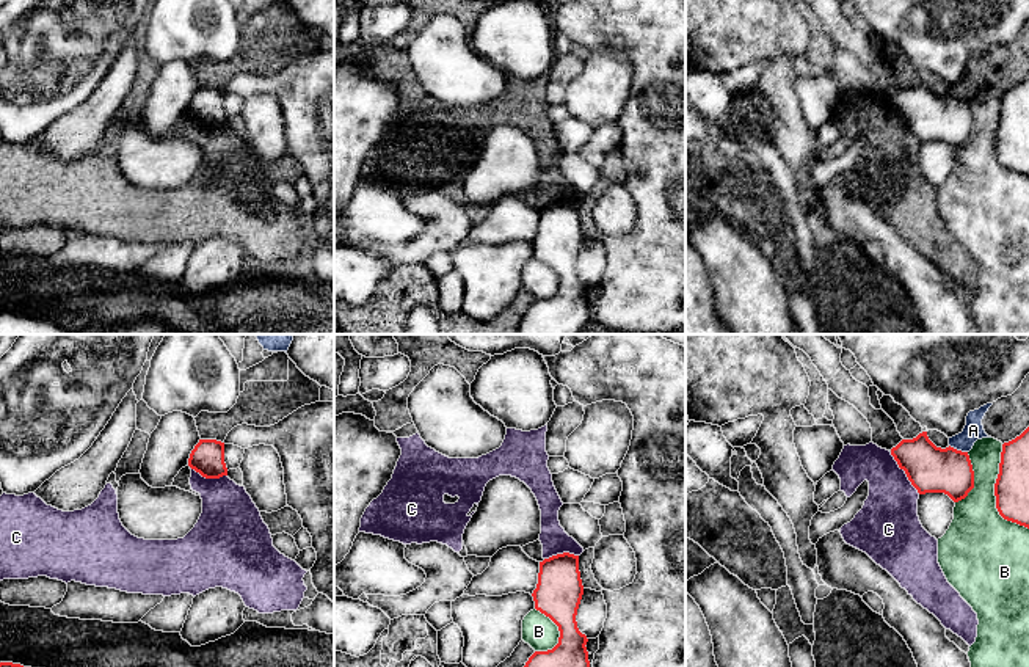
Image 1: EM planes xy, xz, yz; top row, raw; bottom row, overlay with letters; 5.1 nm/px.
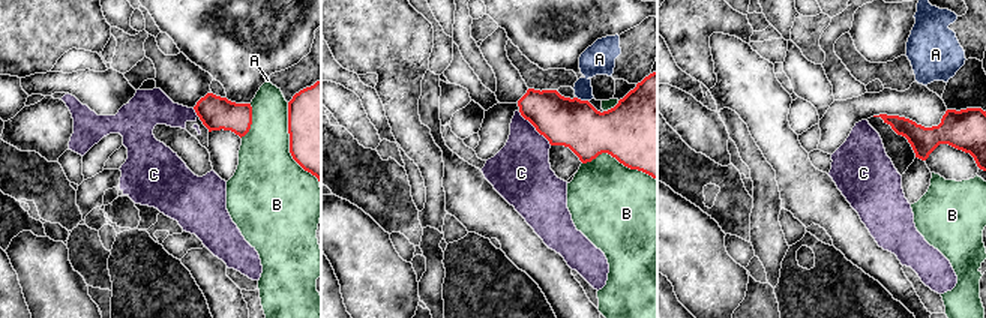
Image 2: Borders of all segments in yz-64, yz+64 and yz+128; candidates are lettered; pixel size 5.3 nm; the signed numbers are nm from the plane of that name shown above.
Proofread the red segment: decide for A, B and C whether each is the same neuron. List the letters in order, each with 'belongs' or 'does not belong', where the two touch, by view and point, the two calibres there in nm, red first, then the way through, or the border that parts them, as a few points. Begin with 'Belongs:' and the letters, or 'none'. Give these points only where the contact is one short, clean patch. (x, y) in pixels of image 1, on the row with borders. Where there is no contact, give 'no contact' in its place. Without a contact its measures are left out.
Belongs: none
A: does not belong; meets red in yz at (959, 451); 240 nm thick on the red side, 100 nm on the other; border along yz (949, 444), (967, 452)
B: does not belong; meets red in yz at (995, 493); 180 nm thick on the red side, 320 nm on the other
C: does not belong; meets red in yz at (905, 473); 240 nm thick on the red side, 300 nm on the other; border along yz (890, 452), (919, 493)

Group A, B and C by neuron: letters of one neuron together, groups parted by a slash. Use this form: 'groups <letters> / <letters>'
groups A / B / C

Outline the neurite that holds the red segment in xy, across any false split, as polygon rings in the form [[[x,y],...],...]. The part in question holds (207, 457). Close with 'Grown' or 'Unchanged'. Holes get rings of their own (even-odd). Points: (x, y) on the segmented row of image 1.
[[[199,439],[190,454],[188,466],[205,479],[227,476],[224,443],[216,439]]]. Unchanged

